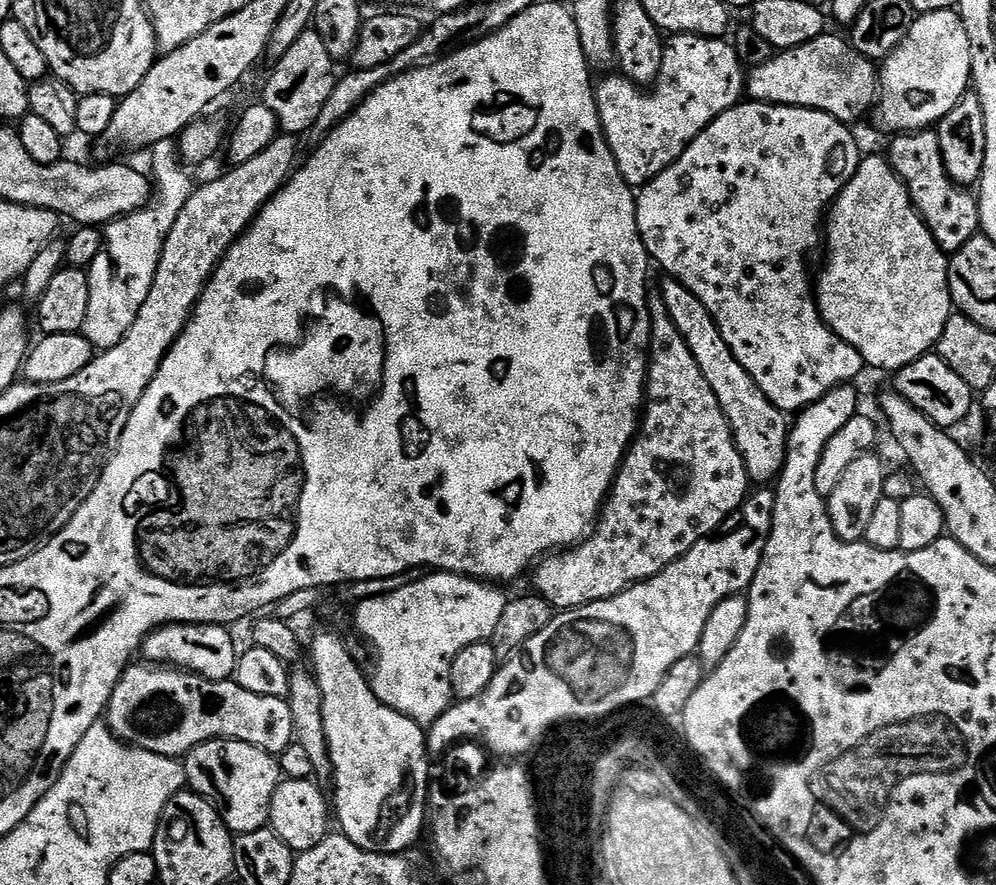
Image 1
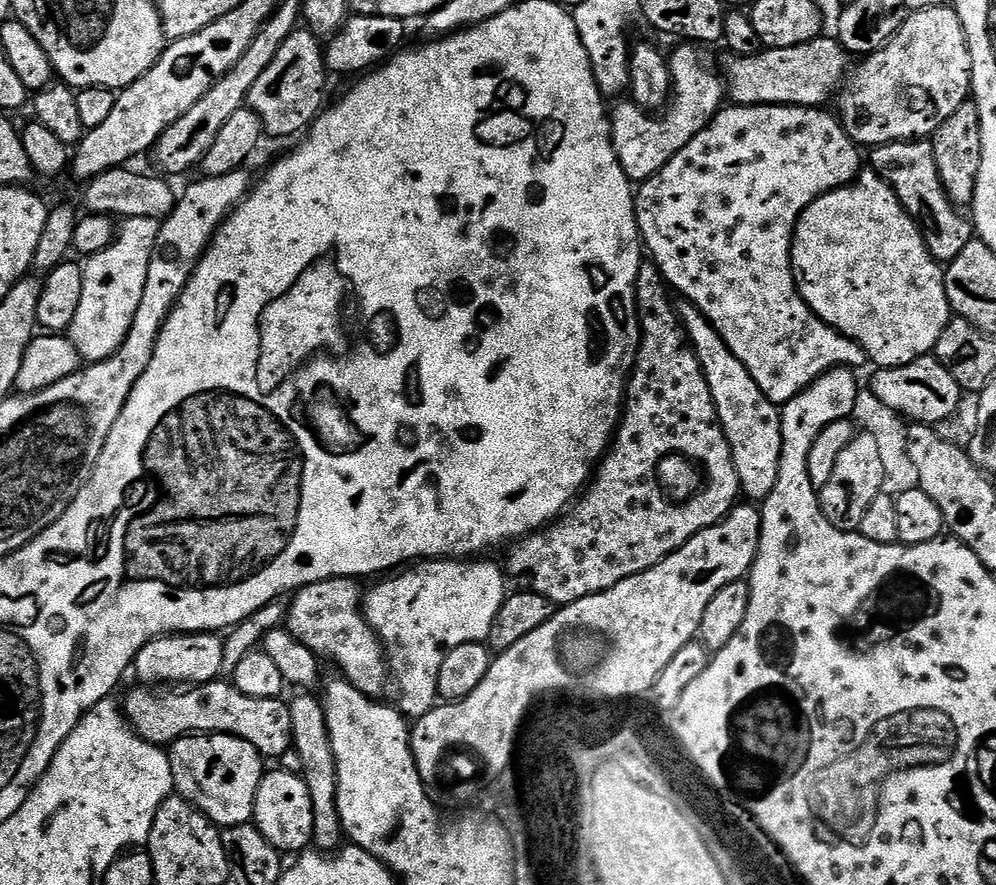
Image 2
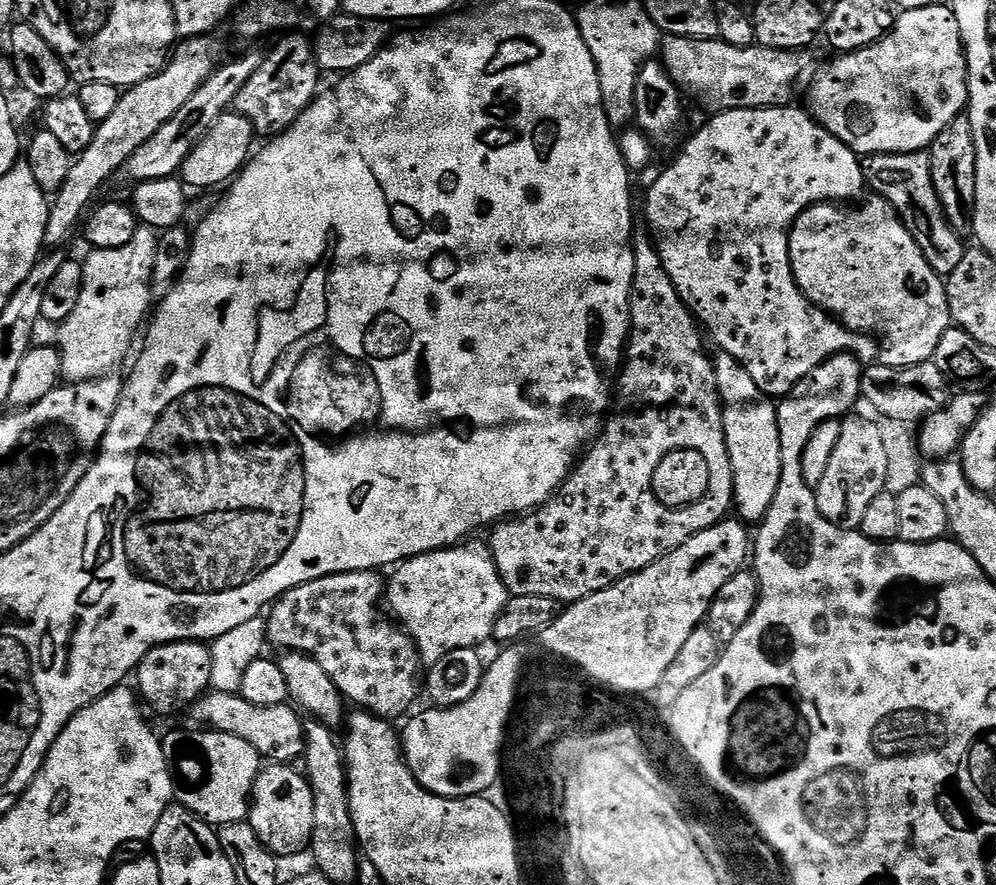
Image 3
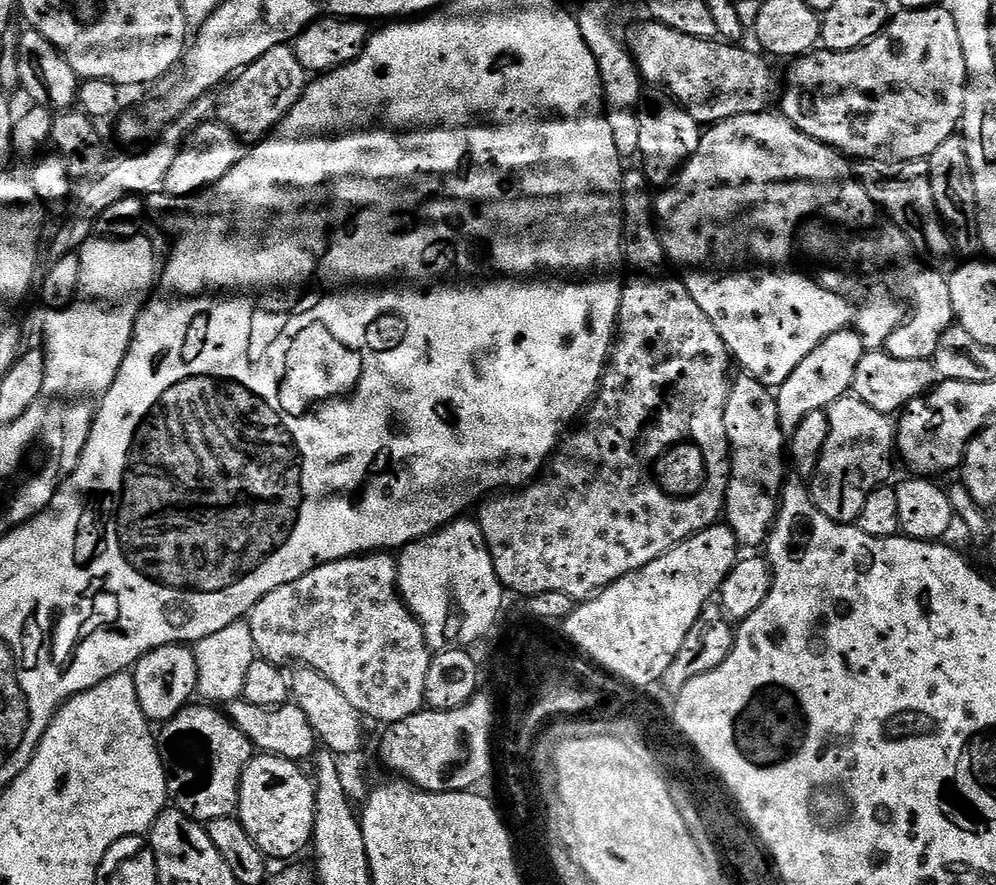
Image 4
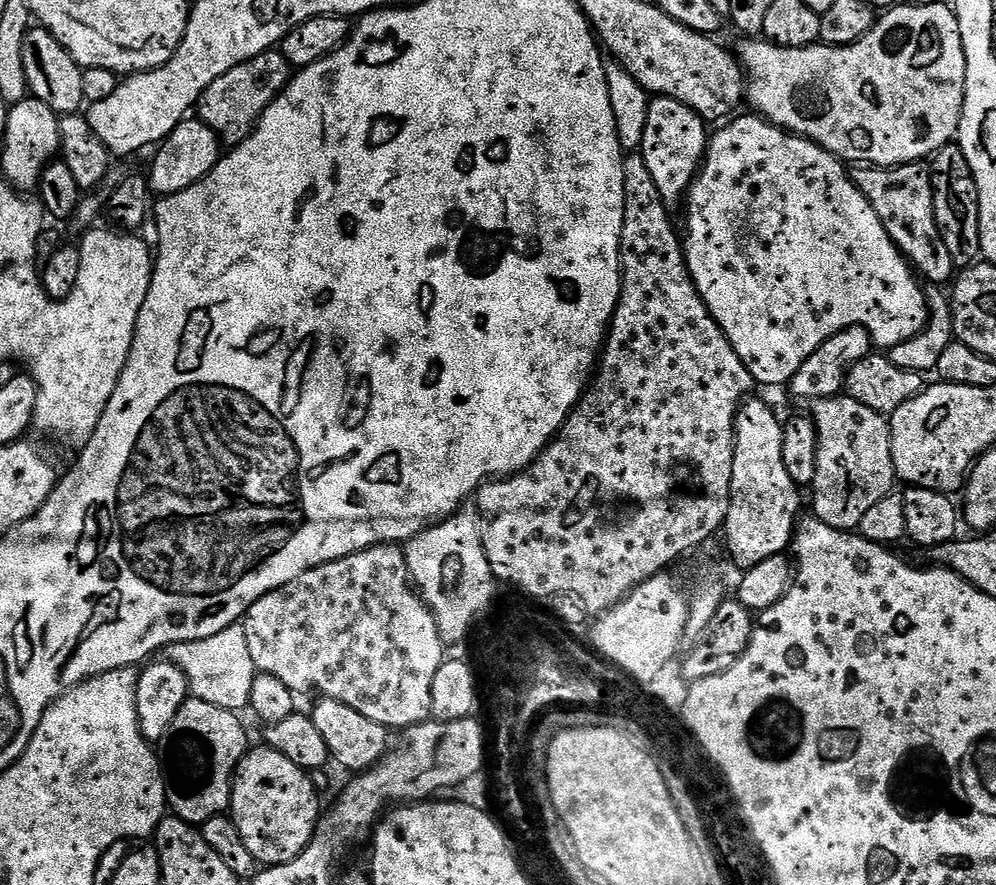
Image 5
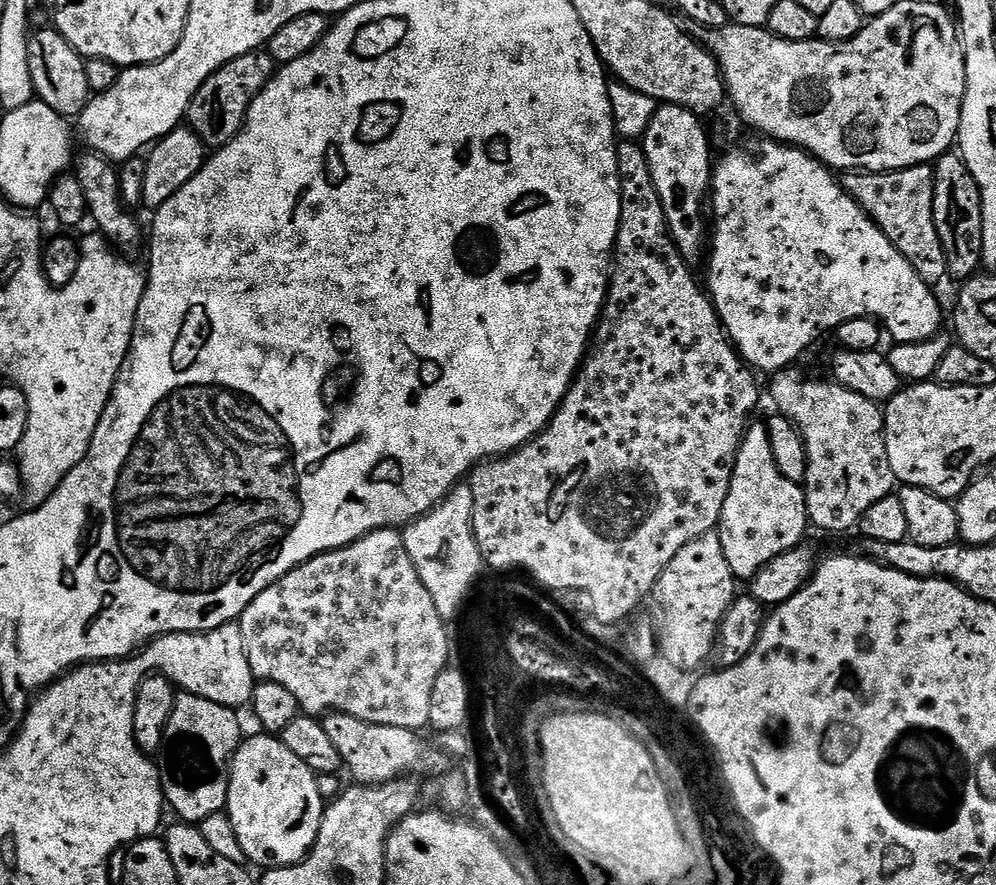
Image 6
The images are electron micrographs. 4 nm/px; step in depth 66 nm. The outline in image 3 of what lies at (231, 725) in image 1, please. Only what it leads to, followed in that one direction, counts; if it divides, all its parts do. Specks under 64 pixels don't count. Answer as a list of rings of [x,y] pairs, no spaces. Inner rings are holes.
[[[212,690],[196,701],[194,711],[197,718],[204,723],[201,725],[218,732],[234,734],[242,738],[242,742],[250,742],[250,746],[254,746],[254,750],[258,750],[258,754],[265,761],[291,765],[303,757],[305,721],[300,720],[301,713],[291,703],[254,706],[235,692]]]

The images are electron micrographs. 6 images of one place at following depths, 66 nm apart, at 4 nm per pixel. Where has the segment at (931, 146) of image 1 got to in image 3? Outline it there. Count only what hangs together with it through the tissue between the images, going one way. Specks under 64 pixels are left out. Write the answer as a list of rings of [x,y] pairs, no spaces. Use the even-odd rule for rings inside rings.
[[[922,151],[874,154],[863,157],[862,163],[867,187],[875,195],[886,198],[890,206],[894,206],[906,230],[910,230],[922,254],[926,254],[926,262],[930,262],[930,266],[942,277],[954,274],[954,269],[962,263],[966,244],[963,244],[965,241],[962,236],[947,221],[938,191],[935,190],[934,178],[931,177],[929,153]]]

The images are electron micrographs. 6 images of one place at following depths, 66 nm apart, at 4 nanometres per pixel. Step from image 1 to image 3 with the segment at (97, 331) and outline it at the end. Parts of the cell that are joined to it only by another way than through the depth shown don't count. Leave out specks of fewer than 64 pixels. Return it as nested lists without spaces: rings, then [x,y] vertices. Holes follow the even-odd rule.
[[[140,226],[126,246],[95,249],[88,252],[88,257],[83,257],[82,298],[78,298],[74,314],[70,314],[70,318],[66,318],[58,328],[58,347],[65,381],[96,380],[100,376],[115,373],[116,367],[127,358],[132,339],[140,323],[142,328],[154,304],[152,271],[157,239],[153,229]]]

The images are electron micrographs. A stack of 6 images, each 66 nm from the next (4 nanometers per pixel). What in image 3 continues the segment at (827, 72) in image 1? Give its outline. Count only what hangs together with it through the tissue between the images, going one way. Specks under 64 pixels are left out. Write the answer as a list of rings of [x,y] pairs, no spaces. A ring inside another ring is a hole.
[[[670,36],[663,41],[662,63],[670,78],[685,93],[688,92],[704,108],[709,108],[709,113],[729,112],[739,108],[773,108],[787,105],[798,84],[805,78],[809,79],[814,72],[814,60],[809,51],[782,51],[770,47],[752,45],[749,48],[730,46],[719,38],[715,40],[691,40],[681,36]]]

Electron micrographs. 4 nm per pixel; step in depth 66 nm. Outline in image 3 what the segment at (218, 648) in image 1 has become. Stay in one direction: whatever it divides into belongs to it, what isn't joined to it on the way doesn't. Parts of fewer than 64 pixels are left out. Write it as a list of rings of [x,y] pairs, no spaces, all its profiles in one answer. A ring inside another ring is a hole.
[[[177,640],[174,644],[160,644],[147,652],[140,665],[136,667],[134,681],[136,680],[137,685],[135,684],[135,687],[138,689],[143,703],[145,700],[154,711],[180,712],[187,704],[188,707],[195,705],[196,701],[209,691],[210,676],[212,675],[211,661],[212,649],[207,643],[198,640]]]

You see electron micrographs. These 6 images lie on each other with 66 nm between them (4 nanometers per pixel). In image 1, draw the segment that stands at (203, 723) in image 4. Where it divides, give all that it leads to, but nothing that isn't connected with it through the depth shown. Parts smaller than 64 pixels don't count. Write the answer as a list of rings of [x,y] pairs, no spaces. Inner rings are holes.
[[[207,740],[189,749],[182,767],[187,787],[215,806],[229,832],[239,834],[265,827],[269,799],[282,779],[276,763],[277,757],[246,742]]]

